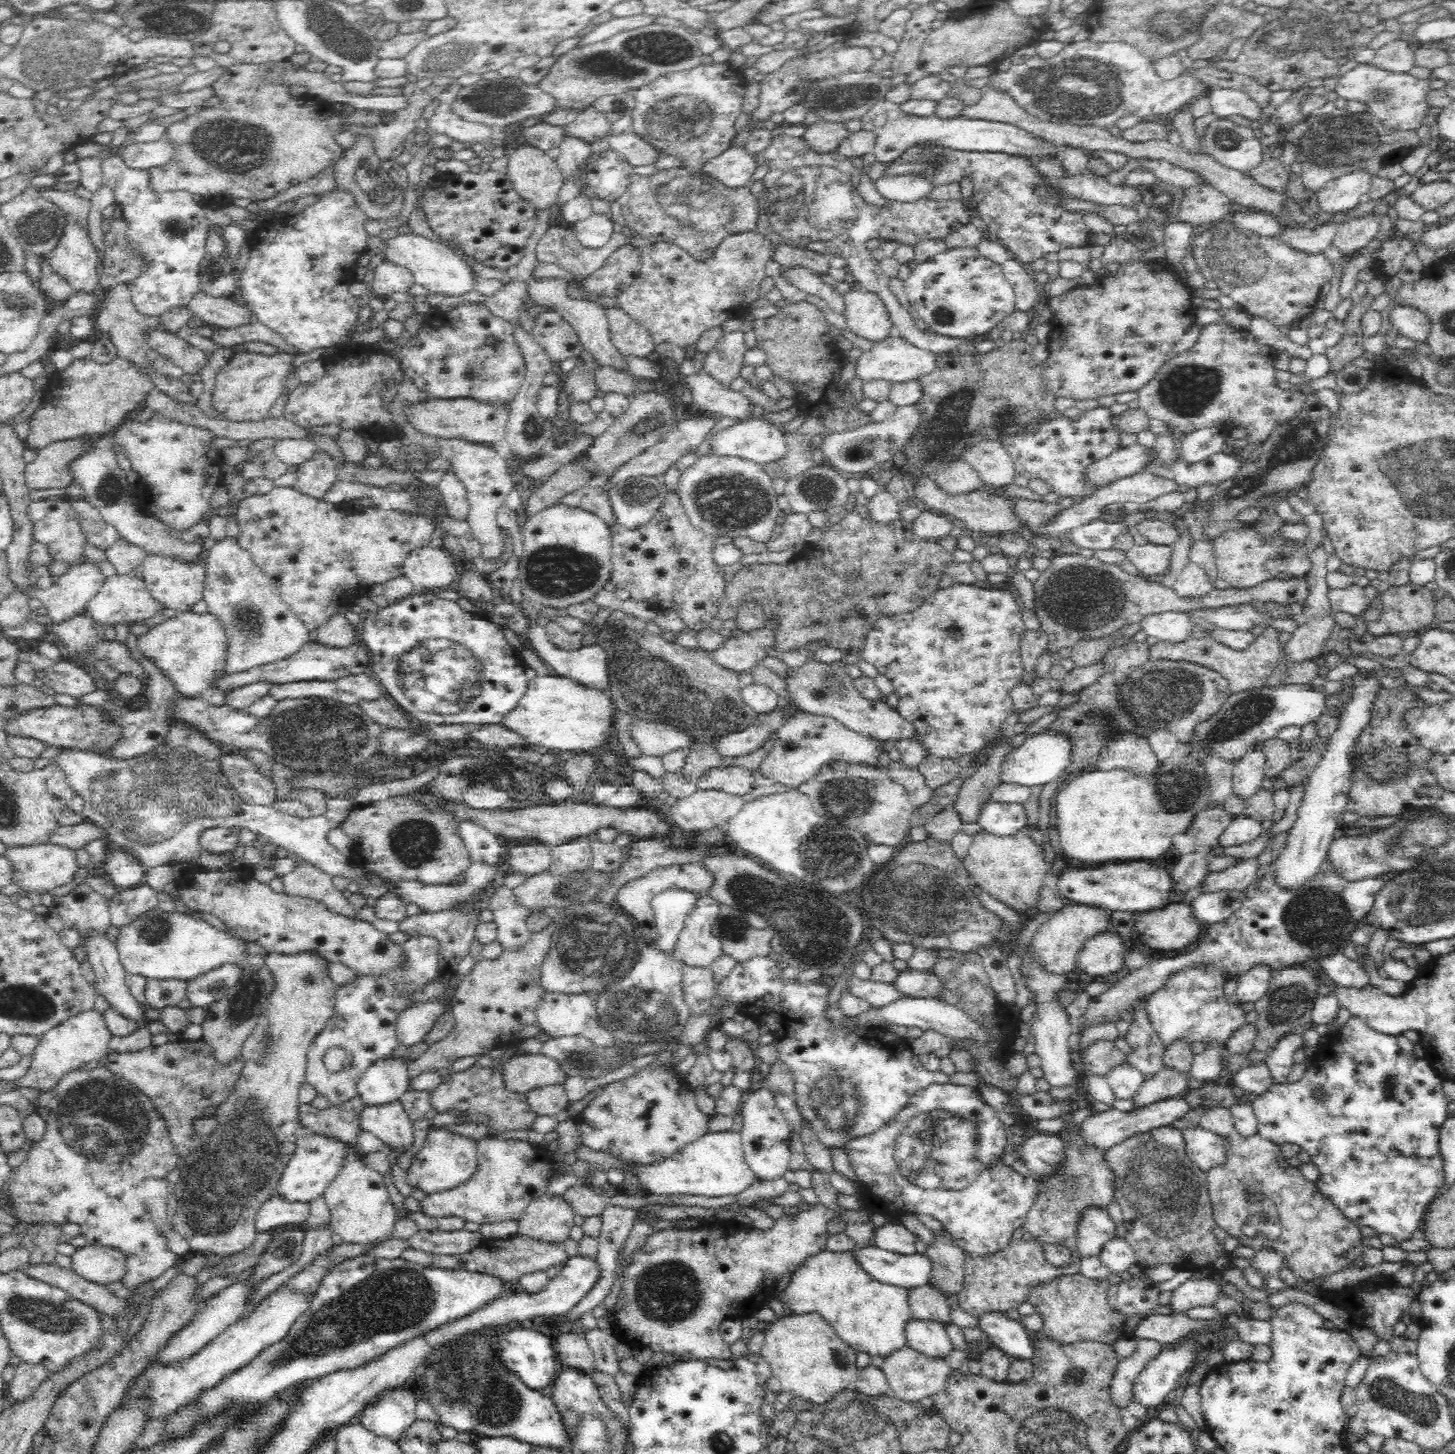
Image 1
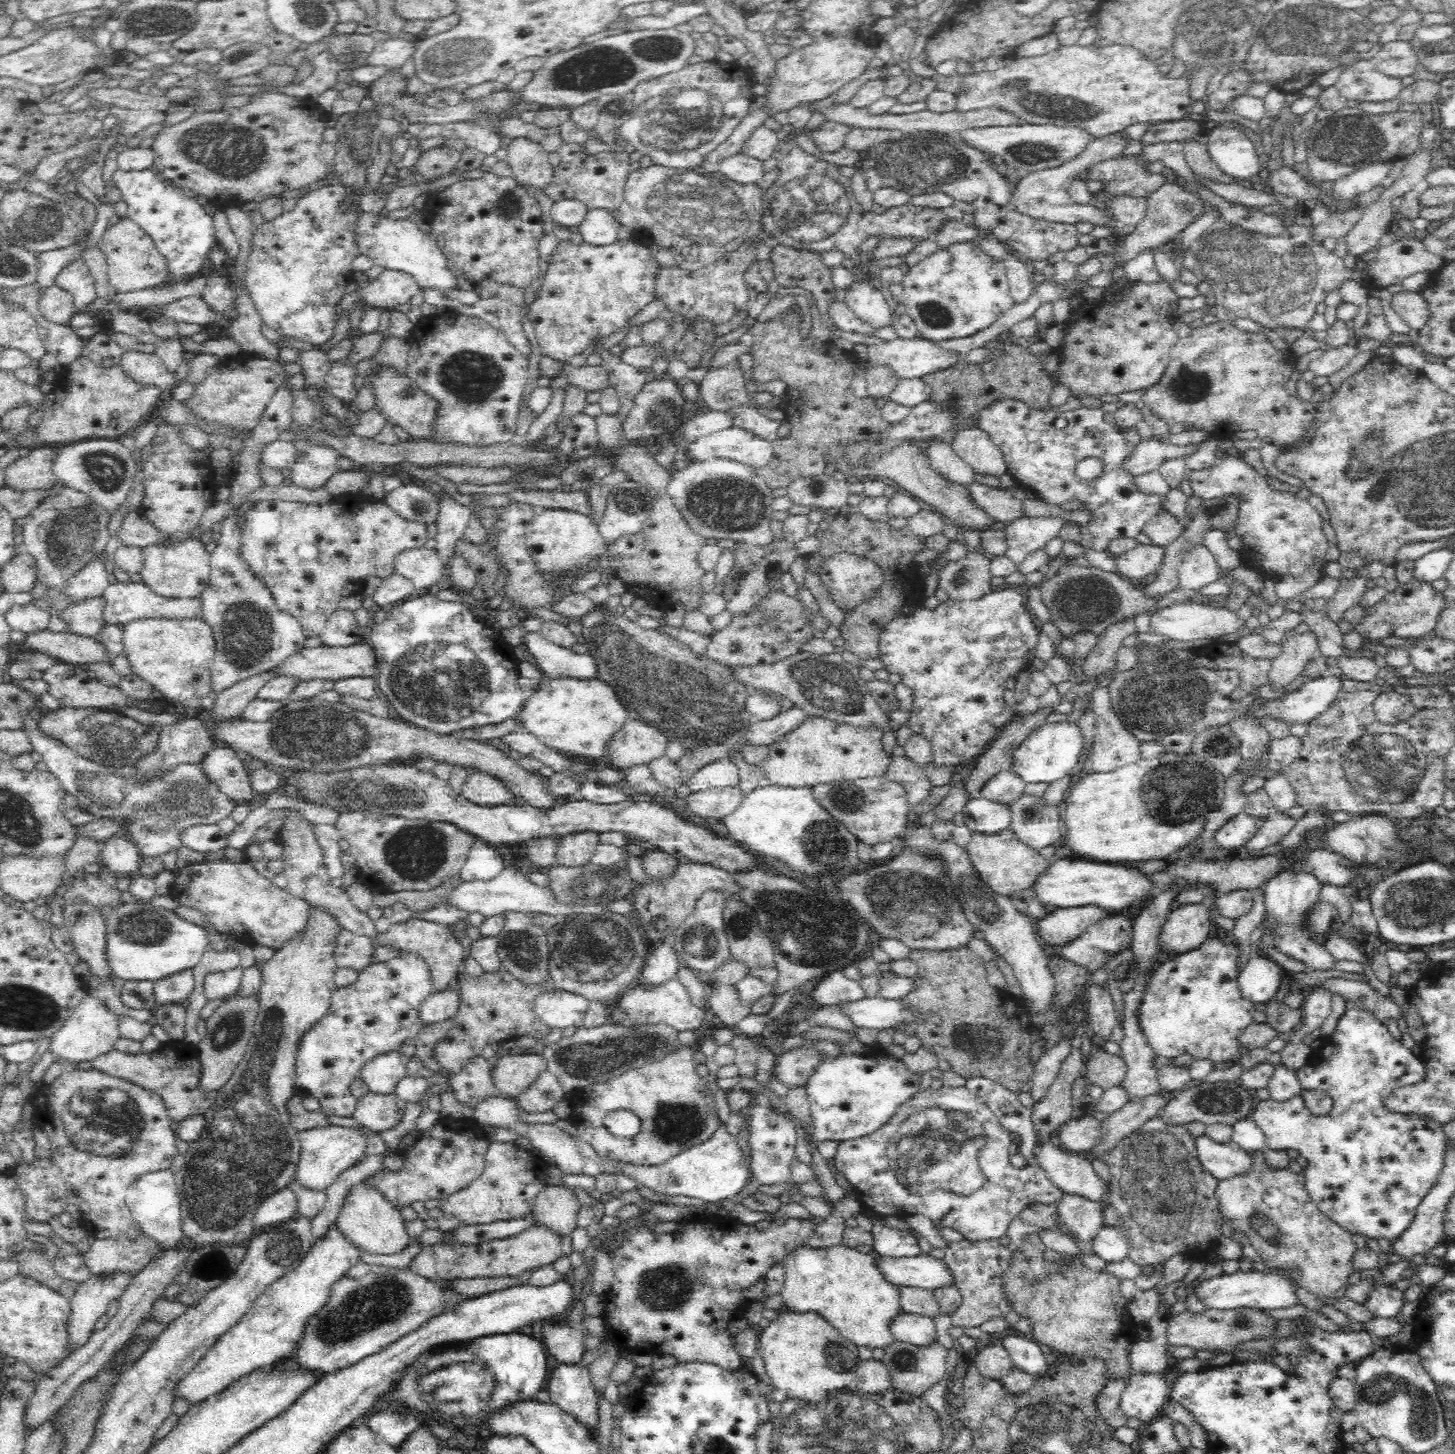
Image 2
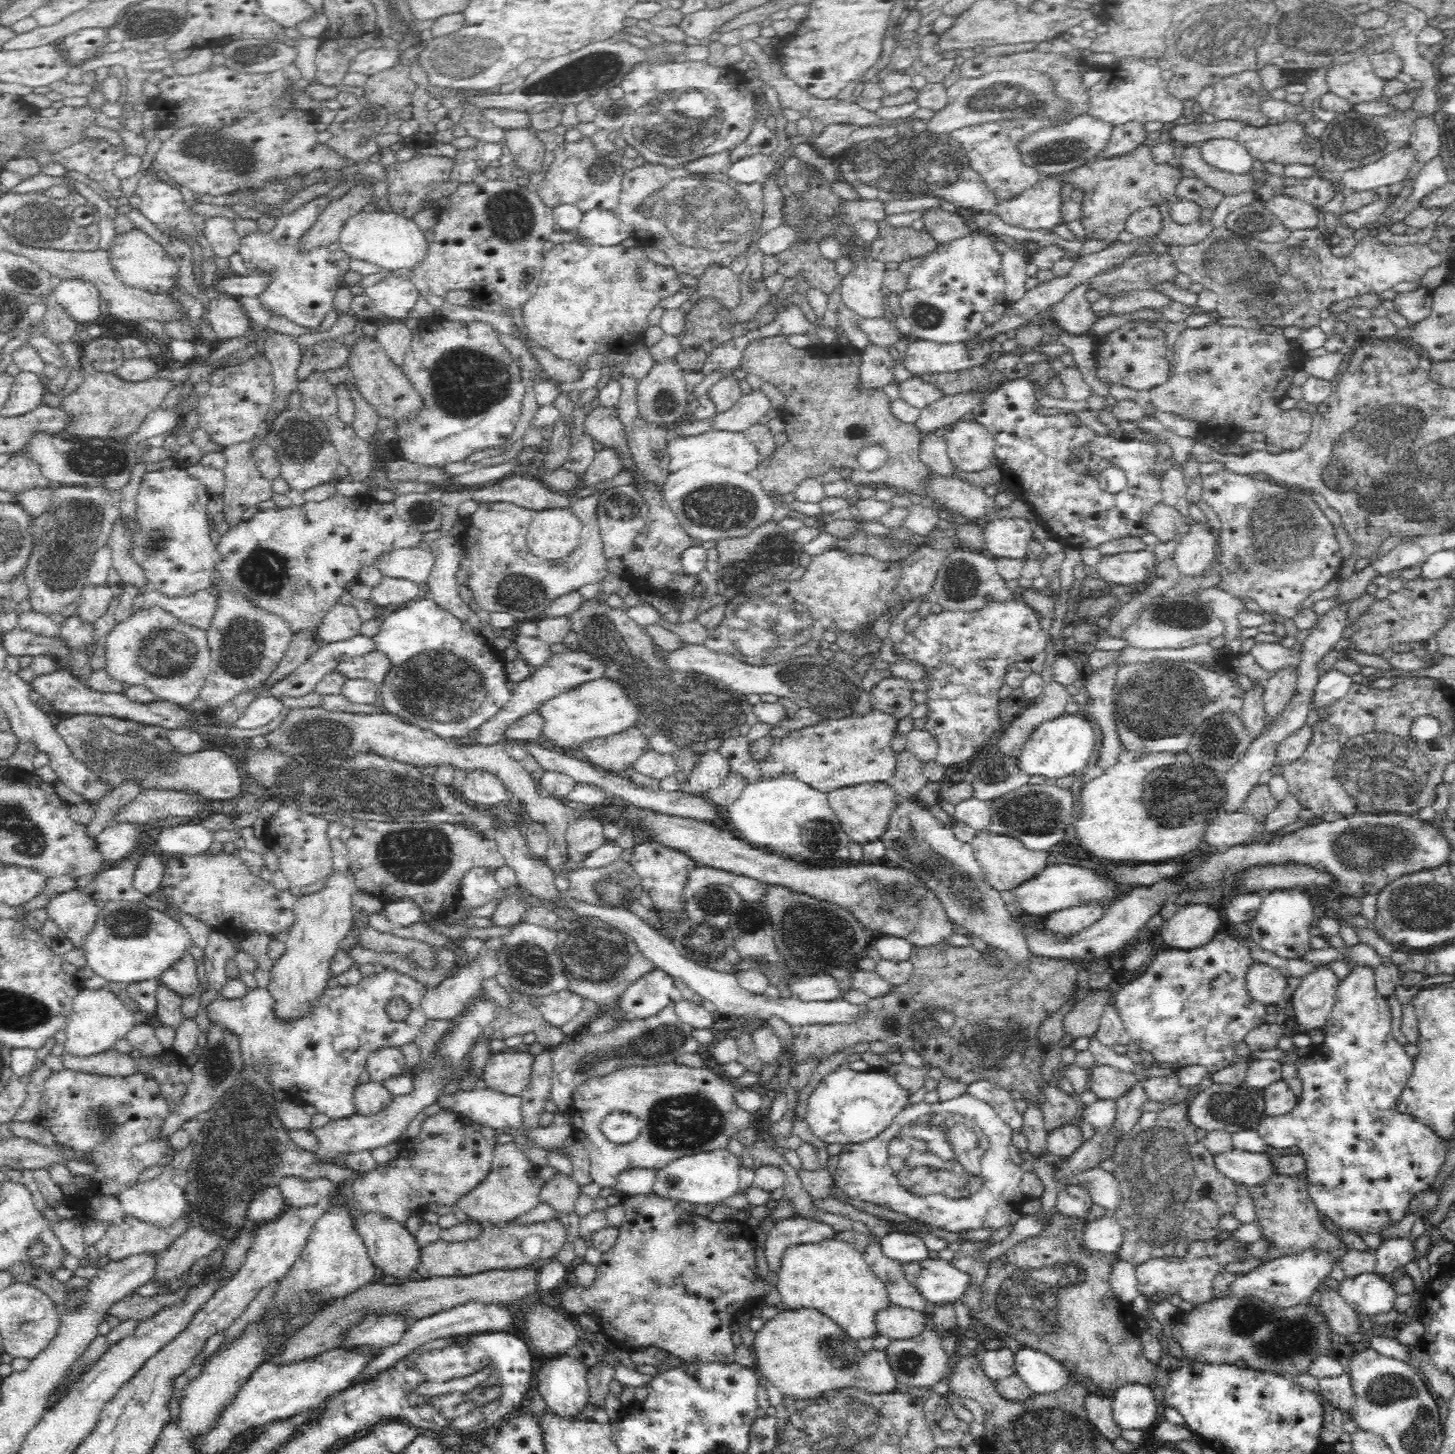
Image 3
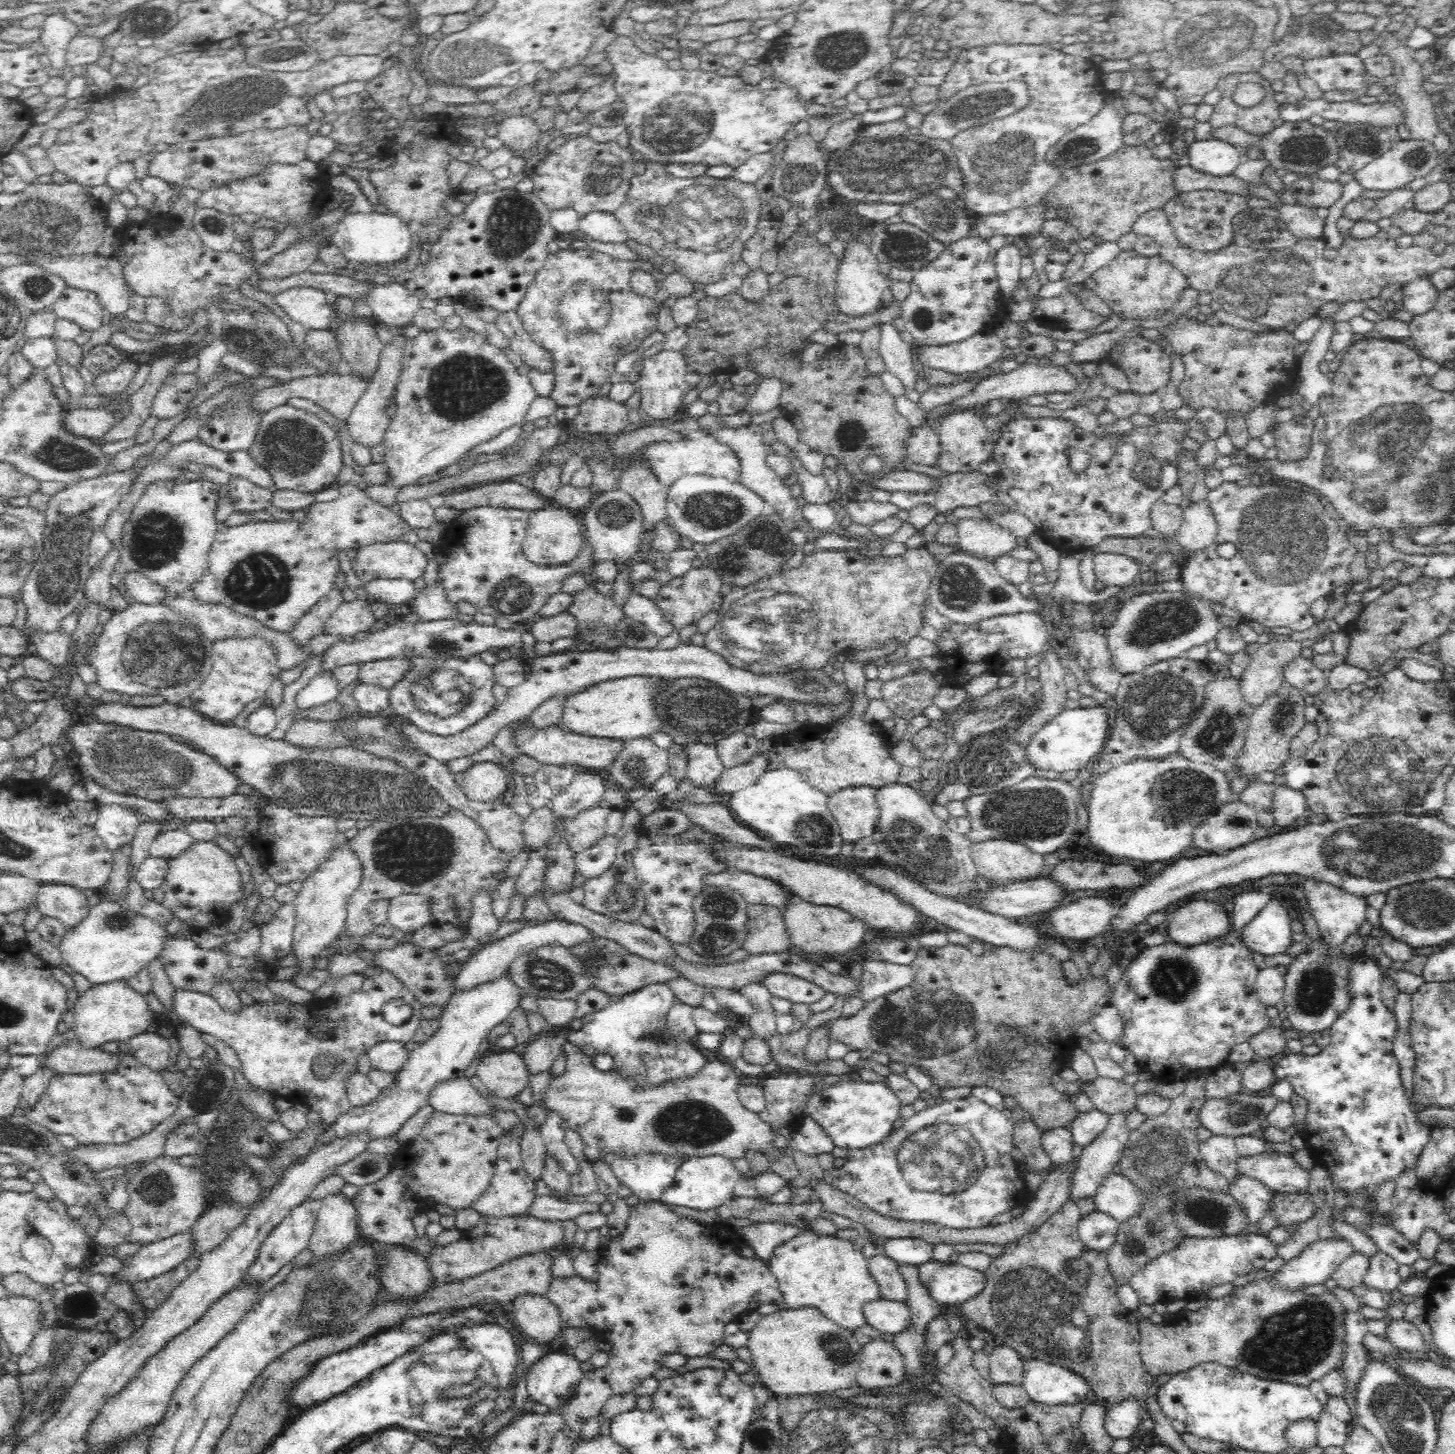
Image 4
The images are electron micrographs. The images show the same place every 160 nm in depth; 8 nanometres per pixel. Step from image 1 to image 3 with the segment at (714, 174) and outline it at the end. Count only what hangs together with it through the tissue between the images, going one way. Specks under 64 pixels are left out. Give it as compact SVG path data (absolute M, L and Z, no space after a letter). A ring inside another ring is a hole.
M757 154L731 162L725 172L736 182L752 183L767 179L775 163L771 156Z

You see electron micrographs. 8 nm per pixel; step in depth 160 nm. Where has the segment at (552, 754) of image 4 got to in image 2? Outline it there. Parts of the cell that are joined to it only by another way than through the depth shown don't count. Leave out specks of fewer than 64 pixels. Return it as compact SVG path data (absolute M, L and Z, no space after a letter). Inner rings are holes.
M628 719L608 742L610 766L623 772L628 767L649 764L664 756L672 739L655 725Z

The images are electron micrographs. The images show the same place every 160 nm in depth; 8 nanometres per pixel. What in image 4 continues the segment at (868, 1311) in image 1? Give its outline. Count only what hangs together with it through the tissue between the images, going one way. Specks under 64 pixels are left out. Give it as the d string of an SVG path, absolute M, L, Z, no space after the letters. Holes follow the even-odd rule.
M814 1231L781 1244L768 1261L768 1268L778 1281L782 1307L817 1308L850 1333L866 1326L863 1308L868 1303L882 1299L882 1295L863 1253L864 1251L854 1249L852 1241L836 1236L820 1236Z

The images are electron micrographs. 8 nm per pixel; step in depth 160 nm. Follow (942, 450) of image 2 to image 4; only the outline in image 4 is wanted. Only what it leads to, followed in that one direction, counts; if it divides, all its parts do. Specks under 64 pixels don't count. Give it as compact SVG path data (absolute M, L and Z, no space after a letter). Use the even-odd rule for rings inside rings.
M925 426L914 429L912 440L908 444L908 459L924 466L937 466L942 454L942 443L935 426Z

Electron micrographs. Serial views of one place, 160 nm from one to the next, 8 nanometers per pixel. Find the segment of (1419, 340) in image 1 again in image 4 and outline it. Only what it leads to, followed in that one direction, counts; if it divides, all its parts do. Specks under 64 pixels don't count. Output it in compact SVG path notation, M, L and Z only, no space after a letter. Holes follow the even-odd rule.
M1421 278L1403 287L1403 302L1400 309L1414 314L1414 317L1422 316L1435 307L1437 301L1437 289L1432 285L1429 278Z

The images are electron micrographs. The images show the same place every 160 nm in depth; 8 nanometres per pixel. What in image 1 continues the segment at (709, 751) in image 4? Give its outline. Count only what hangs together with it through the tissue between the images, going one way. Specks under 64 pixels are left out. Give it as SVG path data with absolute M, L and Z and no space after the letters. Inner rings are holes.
M716 767L708 771L698 782L700 790L722 791L728 794L745 797L755 787L753 772L740 767Z

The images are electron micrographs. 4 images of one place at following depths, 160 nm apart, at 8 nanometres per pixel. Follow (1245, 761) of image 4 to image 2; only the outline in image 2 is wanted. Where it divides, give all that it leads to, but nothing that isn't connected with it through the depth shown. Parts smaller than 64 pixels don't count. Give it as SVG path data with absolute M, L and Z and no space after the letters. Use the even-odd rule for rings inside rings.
M1313 630L1302 634L1290 633L1282 640L1278 656L1271 659L1269 681L1277 686L1287 686L1318 654L1319 640Z

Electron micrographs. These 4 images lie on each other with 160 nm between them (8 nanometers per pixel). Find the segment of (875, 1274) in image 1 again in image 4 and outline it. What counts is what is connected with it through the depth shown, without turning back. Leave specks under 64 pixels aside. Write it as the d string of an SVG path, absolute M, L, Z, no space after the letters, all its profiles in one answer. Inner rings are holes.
M930 1260L916 1266L920 1285L936 1304L962 1304L984 1288L981 1272L952 1263Z

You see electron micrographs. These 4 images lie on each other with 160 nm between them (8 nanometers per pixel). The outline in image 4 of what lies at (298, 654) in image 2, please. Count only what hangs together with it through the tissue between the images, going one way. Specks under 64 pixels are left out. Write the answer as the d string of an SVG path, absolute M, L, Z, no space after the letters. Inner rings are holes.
M402 656L362 662L356 668L357 682L377 684L388 689L398 681L404 670L405 660Z

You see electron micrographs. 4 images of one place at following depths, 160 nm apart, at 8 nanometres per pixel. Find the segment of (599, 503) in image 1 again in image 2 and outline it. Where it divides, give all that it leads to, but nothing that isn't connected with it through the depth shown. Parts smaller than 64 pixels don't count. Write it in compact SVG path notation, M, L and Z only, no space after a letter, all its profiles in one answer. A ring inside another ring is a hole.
M518 489L510 495L514 502L527 503L530 507L540 506L544 509L567 509L568 511L575 511L584 513L586 516L592 517L594 509L590 503L590 497L587 492L576 491L549 491L541 492L538 490Z

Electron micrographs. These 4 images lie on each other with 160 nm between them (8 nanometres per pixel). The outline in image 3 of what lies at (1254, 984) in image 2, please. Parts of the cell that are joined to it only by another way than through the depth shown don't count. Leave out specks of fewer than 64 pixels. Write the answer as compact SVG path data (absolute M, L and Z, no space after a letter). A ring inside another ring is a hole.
M1253 960L1246 974L1245 984L1248 994L1255 1001L1269 1005L1283 998L1287 978L1278 969Z

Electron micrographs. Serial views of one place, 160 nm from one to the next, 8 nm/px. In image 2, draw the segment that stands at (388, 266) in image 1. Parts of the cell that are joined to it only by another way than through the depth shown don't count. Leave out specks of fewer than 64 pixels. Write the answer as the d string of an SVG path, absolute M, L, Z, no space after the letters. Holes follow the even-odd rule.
M384 268L368 286L356 288L343 296L343 308L351 309L357 303L394 310L397 304L406 304L420 290L416 279L407 272Z

